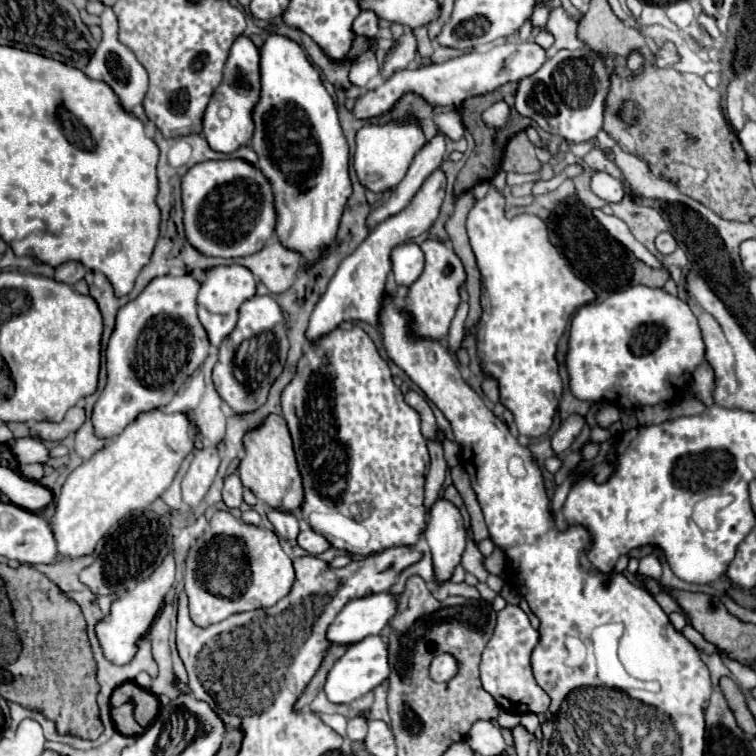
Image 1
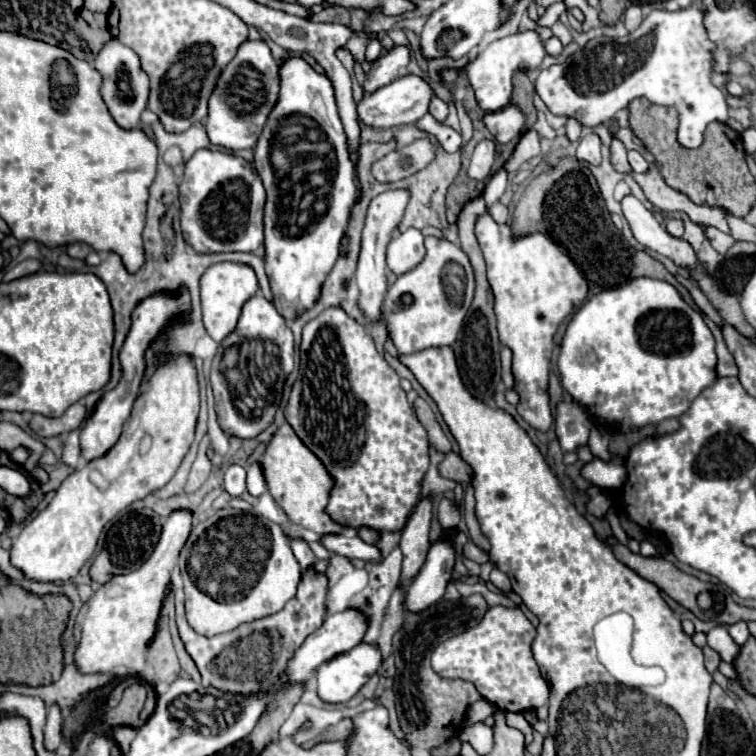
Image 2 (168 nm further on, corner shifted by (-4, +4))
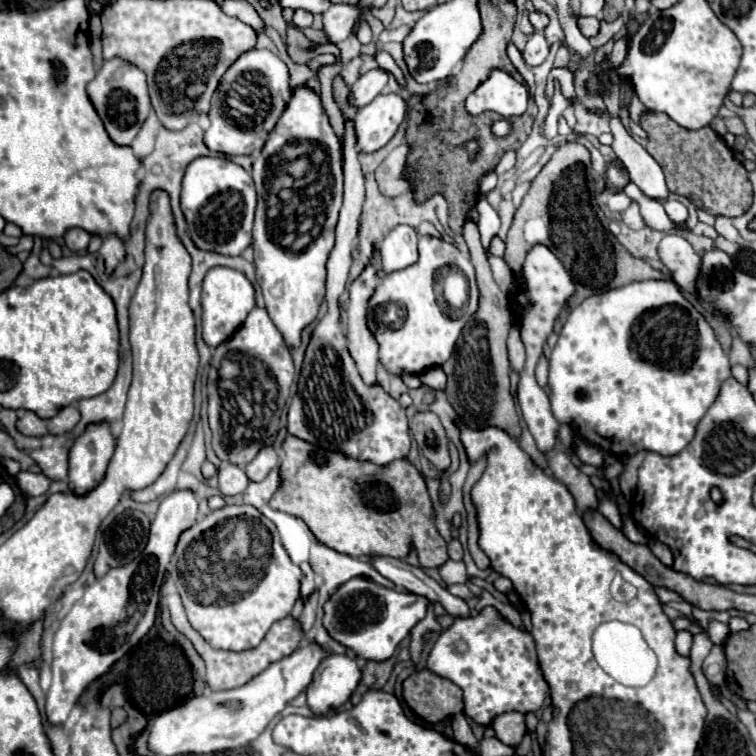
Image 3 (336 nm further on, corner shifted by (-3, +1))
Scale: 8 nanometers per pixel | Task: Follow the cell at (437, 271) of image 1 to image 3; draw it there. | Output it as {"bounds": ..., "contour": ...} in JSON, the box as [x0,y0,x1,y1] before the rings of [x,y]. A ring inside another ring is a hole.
{"bounds":[370,236,478,374],"contour":[[[422,236],[420,242],[418,242],[418,250],[420,250],[418,262],[404,268],[404,270],[386,274],[380,280],[380,284],[376,288],[376,294],[370,300],[370,306],[396,302],[396,304],[404,304],[406,310],[408,310],[406,322],[398,330],[378,330],[378,338],[376,338],[378,344],[380,344],[380,362],[384,364],[384,368],[388,372],[394,372],[394,374],[400,374],[402,370],[410,372],[410,374],[420,374],[420,372],[436,366],[436,364],[444,364],[454,350],[454,344],[460,336],[460,330],[464,328],[464,324],[476,312],[476,306],[478,306],[478,290],[476,290],[476,278],[474,278],[472,262],[466,256],[462,256],[460,250],[454,244],[444,242],[440,238]],[[450,264],[458,266],[470,282],[468,306],[464,310],[464,316],[456,318],[456,320],[452,320],[440,308],[438,296],[434,294],[436,268],[444,268],[444,266],[450,266]]]}

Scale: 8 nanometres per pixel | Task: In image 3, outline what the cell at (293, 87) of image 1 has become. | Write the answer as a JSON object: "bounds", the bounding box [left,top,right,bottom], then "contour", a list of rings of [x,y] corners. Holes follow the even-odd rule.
{"bounds":[252,86,342,348],"contour":[[[310,86],[292,90],[292,98],[268,140],[276,142],[274,148],[266,148],[264,144],[252,164],[252,178],[258,192],[252,244],[254,264],[266,310],[286,344],[294,348],[300,344],[302,328],[316,318],[324,300],[326,260],[332,250],[332,230],[336,228],[342,206],[342,152],[322,100]],[[278,162],[290,162],[292,168],[278,170]]]}

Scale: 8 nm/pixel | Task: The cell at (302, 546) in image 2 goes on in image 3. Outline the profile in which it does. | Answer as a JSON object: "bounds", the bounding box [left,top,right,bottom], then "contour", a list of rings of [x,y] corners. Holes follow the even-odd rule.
{"bounds":[300,562,316,596],"contour":[[[302,562],[300,568],[304,572],[304,578],[302,578],[302,596],[308,596],[316,588],[314,586],[314,570],[312,570],[312,566],[308,562]]]}

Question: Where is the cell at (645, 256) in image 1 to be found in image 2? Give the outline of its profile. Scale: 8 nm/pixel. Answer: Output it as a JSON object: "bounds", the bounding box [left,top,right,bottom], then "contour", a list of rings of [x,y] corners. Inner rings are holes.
{"bounds":[703,315,739,377],"contour":[[[703,315],[703,317],[705,317],[707,325],[711,327],[711,331],[713,331],[715,339],[717,339],[717,373],[719,373],[719,377],[737,375],[737,373],[739,373],[739,369],[737,369],[737,365],[735,365],[735,359],[733,359],[733,355],[729,353],[729,349],[725,347],[723,337],[719,335],[719,331],[717,331],[715,323],[713,323],[713,321],[709,321],[709,319],[707,319],[707,315]]]}

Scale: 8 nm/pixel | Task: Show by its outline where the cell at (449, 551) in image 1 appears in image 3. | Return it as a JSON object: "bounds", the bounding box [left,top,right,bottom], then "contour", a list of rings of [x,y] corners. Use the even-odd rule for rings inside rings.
{"bounds":[324,578,428,660],"contour":[[[354,578],[340,586],[340,590],[324,606],[324,626],[334,640],[348,646],[356,656],[366,660],[388,660],[402,638],[426,616],[428,598],[420,594],[396,594],[368,578]]]}

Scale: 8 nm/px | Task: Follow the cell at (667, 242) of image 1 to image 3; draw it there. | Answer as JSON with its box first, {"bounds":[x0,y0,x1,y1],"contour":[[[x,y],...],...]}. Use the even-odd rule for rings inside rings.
{"bounds":[664,200,688,224],"contour":[[[668,200],[668,202],[664,204],[664,208],[666,208],[666,214],[670,216],[670,220],[672,220],[674,224],[686,222],[688,210],[686,210],[686,206],[684,206],[682,202],[672,202],[672,200]]]}

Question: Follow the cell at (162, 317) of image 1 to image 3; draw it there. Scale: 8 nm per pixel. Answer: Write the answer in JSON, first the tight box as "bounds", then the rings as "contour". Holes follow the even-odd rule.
{"bounds":[70,422,114,494],"contour":[[[92,422],[70,450],[70,488],[78,494],[94,488],[114,454],[114,434],[108,422]]]}

